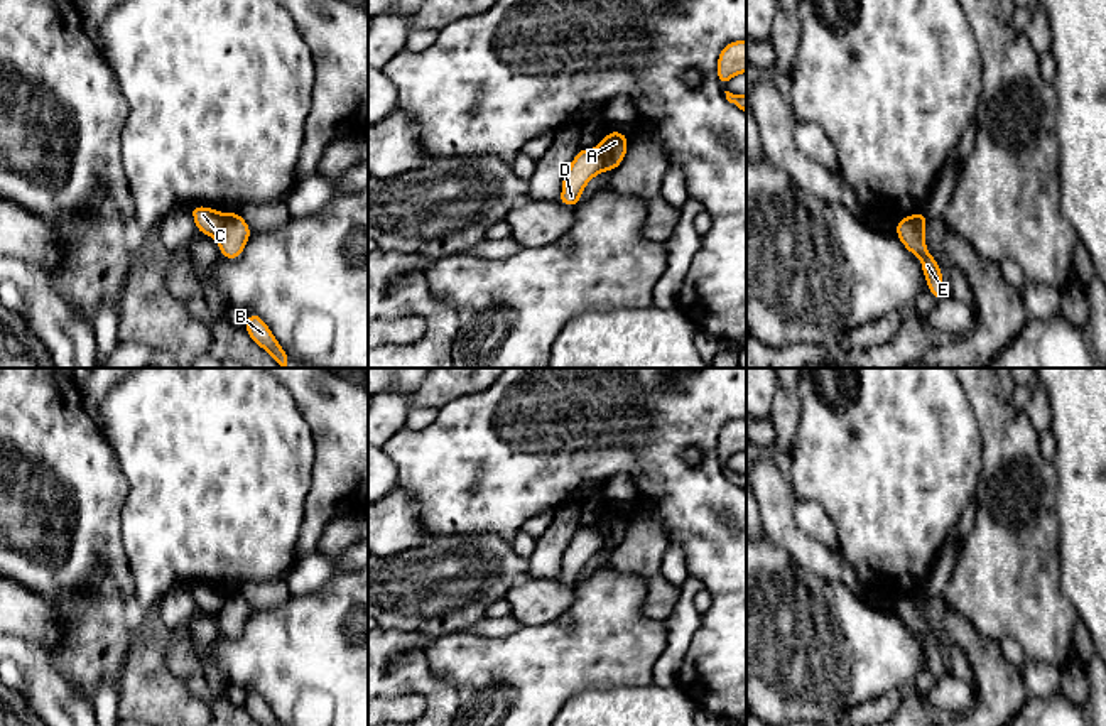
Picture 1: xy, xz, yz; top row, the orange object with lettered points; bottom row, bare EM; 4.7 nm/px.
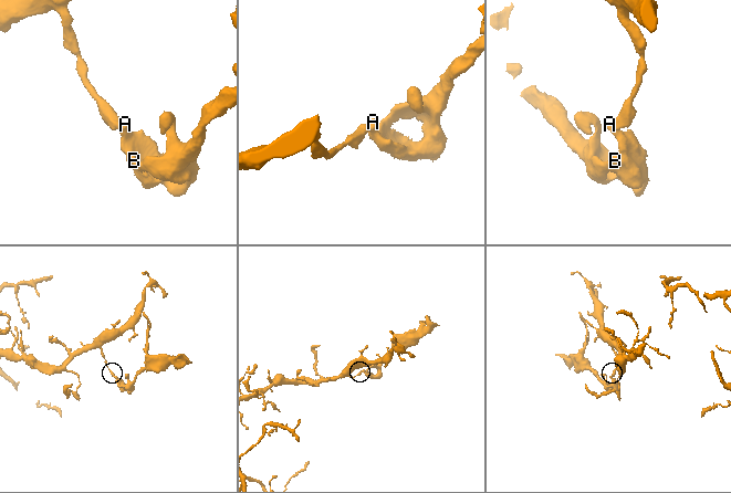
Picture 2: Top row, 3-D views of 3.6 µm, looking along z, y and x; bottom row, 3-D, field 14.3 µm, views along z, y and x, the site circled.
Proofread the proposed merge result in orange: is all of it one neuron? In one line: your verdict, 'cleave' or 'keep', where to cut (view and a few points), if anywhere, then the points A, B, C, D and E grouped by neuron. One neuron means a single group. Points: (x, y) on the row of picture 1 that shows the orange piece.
cleave; cut xy (227, 215), (216, 237); groups A B E / C D

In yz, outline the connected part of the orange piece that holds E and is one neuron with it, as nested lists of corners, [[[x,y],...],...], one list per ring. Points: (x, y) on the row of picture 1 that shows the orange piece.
[[[912,216],[897,219],[897,238],[914,255],[922,258],[922,274],[927,279],[929,292],[942,302],[946,289],[942,284],[942,272],[939,262],[929,253],[925,247],[925,228],[917,226]]]

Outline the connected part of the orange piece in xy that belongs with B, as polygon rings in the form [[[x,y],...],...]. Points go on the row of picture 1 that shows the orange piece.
[[[248,312],[245,331],[282,368],[289,368],[289,355],[284,351],[284,348],[279,344],[267,322],[258,314]]]

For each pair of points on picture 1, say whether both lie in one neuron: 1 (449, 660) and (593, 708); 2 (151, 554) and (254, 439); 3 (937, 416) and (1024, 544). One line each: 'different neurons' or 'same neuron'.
1: different neurons
2: same neuron
3: different neurons

